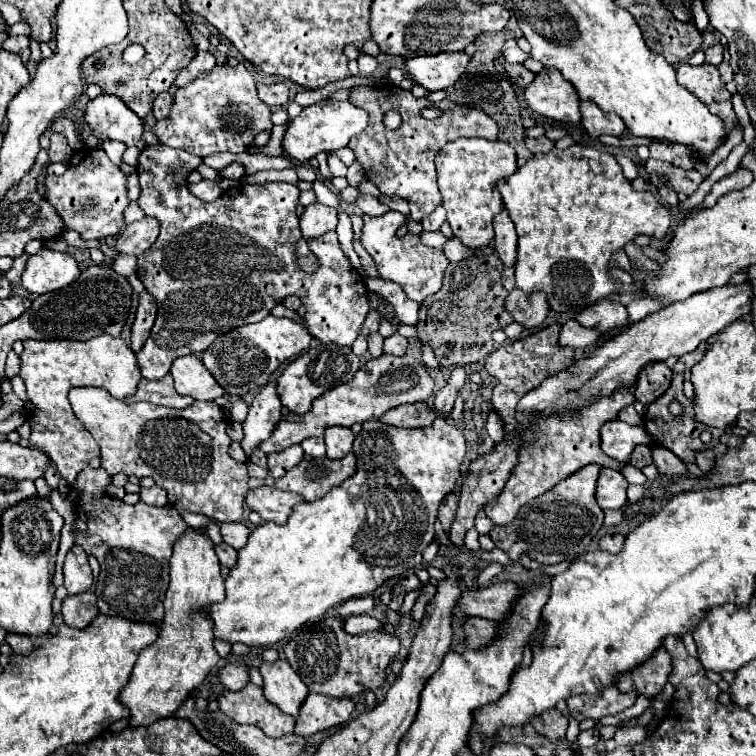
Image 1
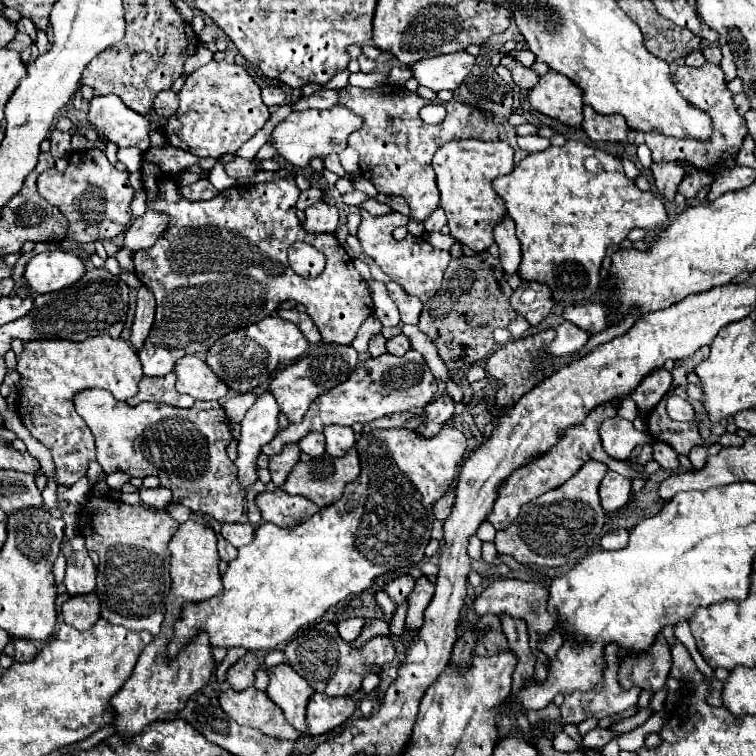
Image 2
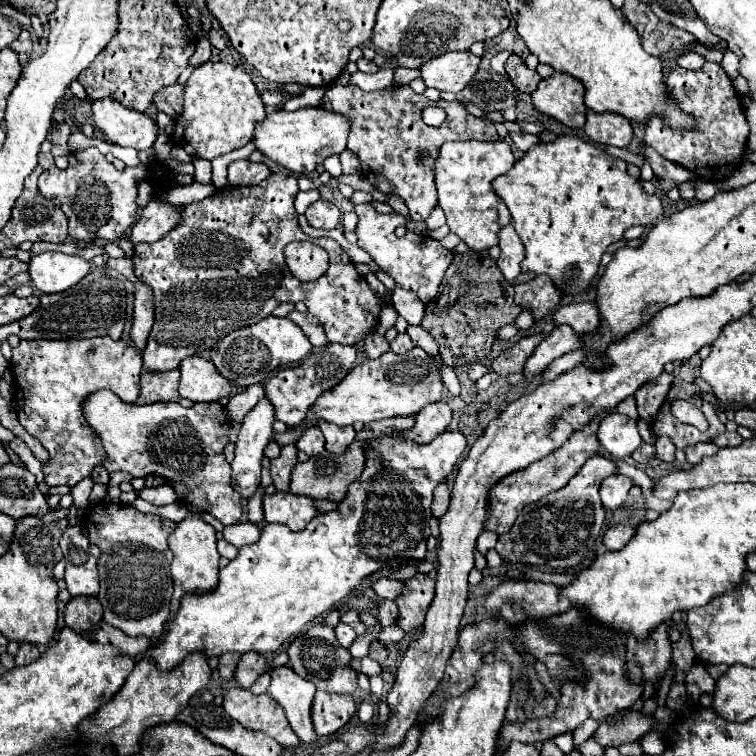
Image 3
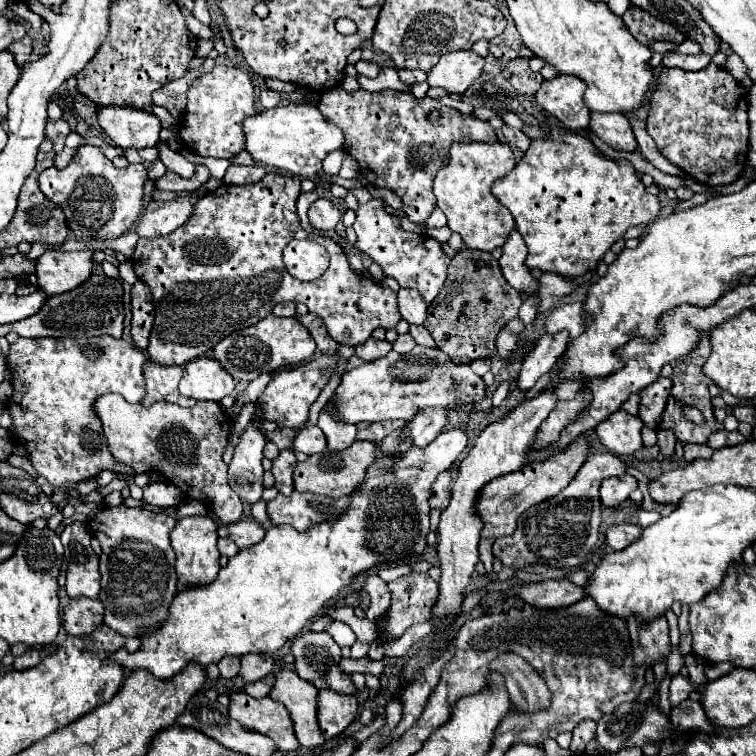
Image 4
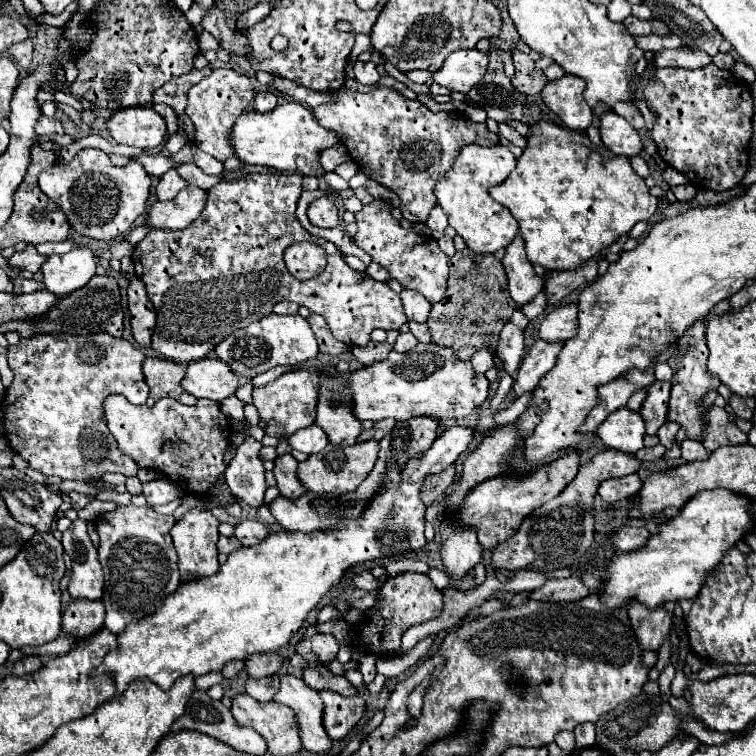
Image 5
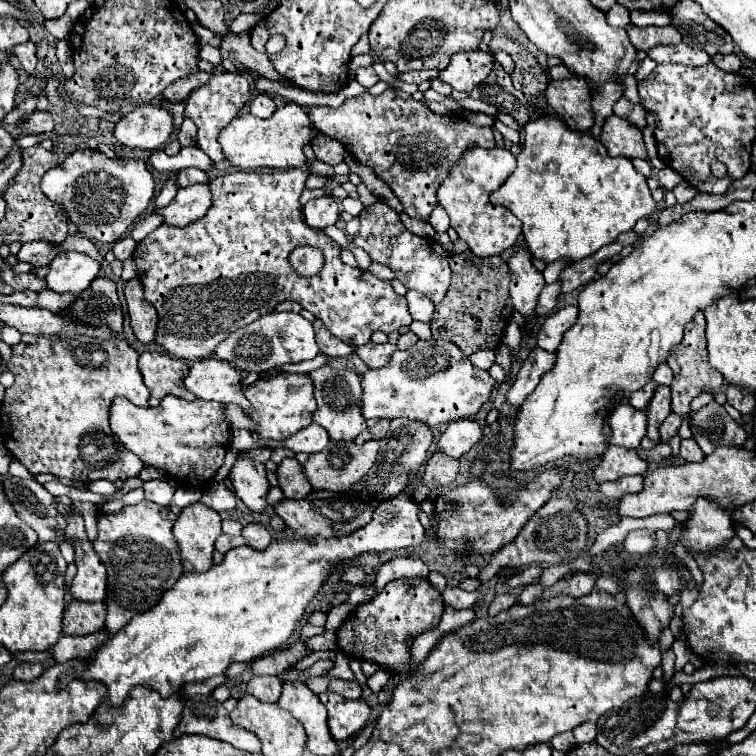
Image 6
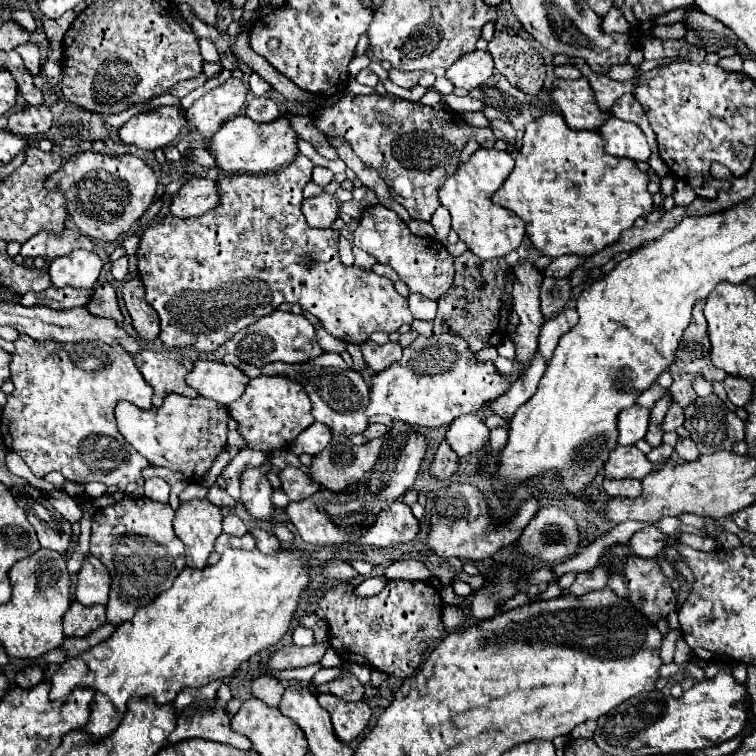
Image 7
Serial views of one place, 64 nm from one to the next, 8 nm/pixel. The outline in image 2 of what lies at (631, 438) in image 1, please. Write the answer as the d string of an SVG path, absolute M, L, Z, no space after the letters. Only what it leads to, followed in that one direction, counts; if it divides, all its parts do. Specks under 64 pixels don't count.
M620 416L604 420L604 424L600 426L600 438L602 438L602 448L606 450L606 454L616 460L628 460L630 452L638 444L652 442L646 432L636 430L632 422Z

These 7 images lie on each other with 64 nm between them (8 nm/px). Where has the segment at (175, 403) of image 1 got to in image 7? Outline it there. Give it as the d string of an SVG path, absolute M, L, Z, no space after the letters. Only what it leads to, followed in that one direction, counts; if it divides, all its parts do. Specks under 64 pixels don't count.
M144 350L134 356L134 362L144 376L144 380L152 386L154 396L152 404L162 406L166 394L180 394L188 398L196 398L198 394L184 382L186 374L192 370L192 360L182 352L152 352Z

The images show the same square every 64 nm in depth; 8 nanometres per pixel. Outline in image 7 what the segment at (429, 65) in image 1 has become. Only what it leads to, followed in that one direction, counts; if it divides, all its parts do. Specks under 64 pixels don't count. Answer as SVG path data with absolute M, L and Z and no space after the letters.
M472 50L464 56L460 56L460 60L456 60L448 70L446 70L446 78L462 90L474 90L476 86L480 86L484 80L488 80L494 74L494 60L490 56L490 52L486 50Z

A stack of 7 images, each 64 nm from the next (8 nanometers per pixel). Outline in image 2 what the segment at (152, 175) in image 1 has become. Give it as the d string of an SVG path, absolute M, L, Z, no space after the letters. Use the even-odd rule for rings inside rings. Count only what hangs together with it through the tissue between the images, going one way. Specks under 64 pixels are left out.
M164 146L148 148L148 152L144 152L142 158L144 160L140 172L146 190L146 204L150 210L168 216L166 232L158 238L158 242L152 248L146 250L144 256L146 260L134 260L136 276L156 298L156 320L144 348L138 352L144 376L166 376L168 372L172 372L178 358L206 352L224 334L270 316L286 300L296 300L306 306L308 316L320 330L322 342L352 344L358 328L374 310L368 284L356 272L350 256L338 244L334 234L311 235L304 232L296 216L296 200L300 196L300 190L292 178L270 180L264 184L234 186L230 190L220 192L216 198L208 202L192 202L180 196L178 178L182 176L182 172L186 172L186 168L198 164L198 158L194 154L180 148ZM296 240L304 240L326 254L326 268L322 276L308 280L294 274L294 270L288 264L288 248L290 242ZM180 288L198 288L202 292L176 292Z

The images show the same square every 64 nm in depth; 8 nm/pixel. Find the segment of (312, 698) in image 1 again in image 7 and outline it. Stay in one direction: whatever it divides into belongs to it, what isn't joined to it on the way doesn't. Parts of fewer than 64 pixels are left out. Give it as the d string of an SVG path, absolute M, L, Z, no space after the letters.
M318 694L318 702L330 712L334 734L346 744L356 740L364 732L372 716L372 710L364 700L346 702L332 694Z

